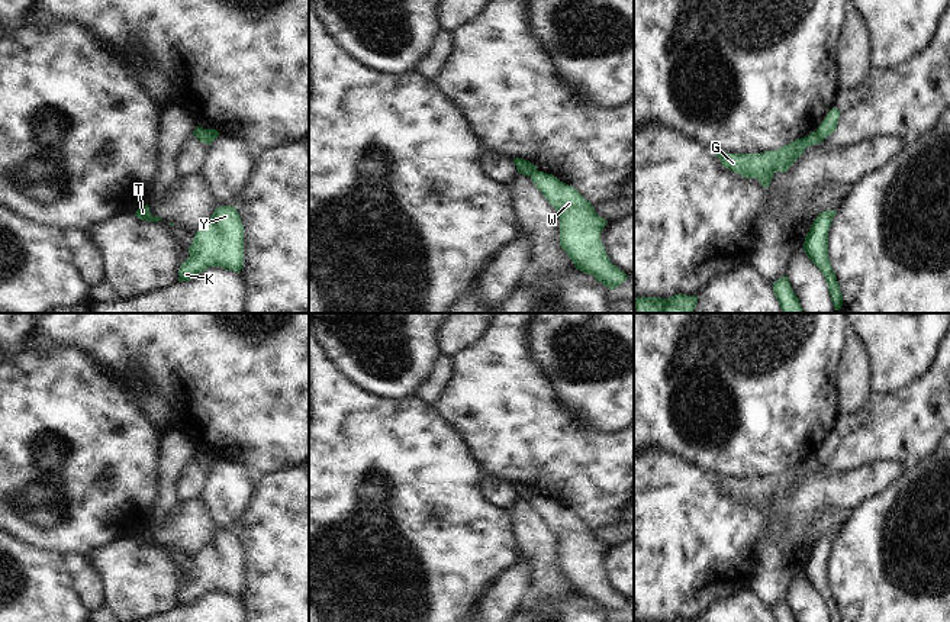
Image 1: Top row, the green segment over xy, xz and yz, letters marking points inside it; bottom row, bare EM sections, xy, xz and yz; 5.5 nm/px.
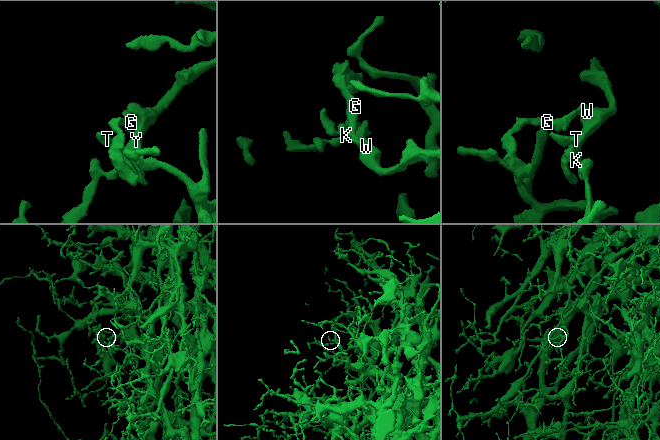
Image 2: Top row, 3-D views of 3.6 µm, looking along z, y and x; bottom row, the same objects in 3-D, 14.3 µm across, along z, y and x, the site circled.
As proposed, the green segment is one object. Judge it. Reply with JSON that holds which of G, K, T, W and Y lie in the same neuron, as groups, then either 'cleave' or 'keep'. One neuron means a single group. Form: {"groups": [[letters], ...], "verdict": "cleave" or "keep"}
{"groups": [["G"], ["K", "T", "W", "Y"]], "verdict": "cleave"}

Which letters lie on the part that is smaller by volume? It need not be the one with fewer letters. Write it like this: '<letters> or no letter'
G.

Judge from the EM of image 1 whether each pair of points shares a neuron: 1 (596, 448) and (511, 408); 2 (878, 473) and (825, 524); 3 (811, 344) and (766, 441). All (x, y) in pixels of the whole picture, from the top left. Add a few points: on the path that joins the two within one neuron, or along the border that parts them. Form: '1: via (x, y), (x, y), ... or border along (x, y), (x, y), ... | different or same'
1: via (575, 448), (551, 448), (533, 429) | same
2: border along (852, 511), (830, 508), (821, 512), (811, 524) | different
3: via (788, 368), (766, 390), (766, 416) | same

